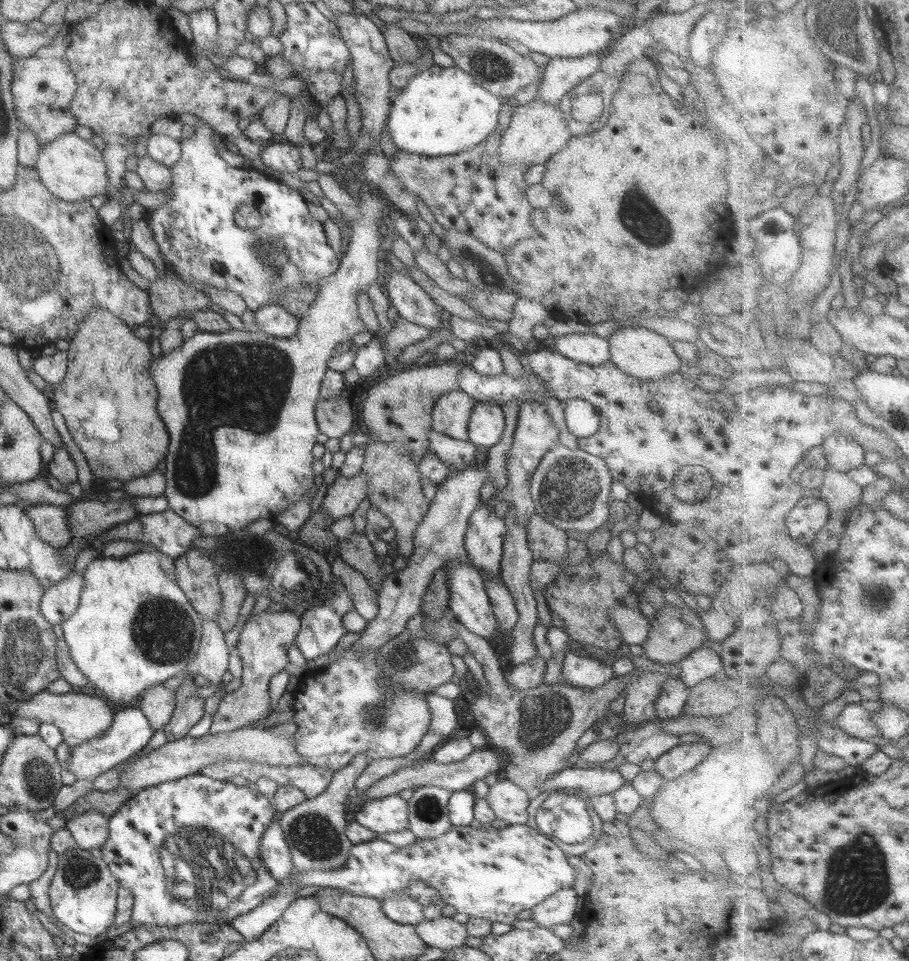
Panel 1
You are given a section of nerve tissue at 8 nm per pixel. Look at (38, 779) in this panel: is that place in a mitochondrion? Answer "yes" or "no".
yes

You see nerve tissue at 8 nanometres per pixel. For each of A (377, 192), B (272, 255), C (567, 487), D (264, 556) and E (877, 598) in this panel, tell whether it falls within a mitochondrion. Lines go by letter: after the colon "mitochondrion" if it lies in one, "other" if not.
A: other
B: mitochondrion
C: mitochondrion
D: mitochondrion
E: mitochondrion

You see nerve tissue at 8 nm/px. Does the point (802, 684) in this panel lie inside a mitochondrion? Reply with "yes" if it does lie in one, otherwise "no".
no

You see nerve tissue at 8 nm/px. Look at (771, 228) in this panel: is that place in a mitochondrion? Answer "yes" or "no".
no

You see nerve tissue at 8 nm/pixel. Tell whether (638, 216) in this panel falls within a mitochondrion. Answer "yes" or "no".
yes

